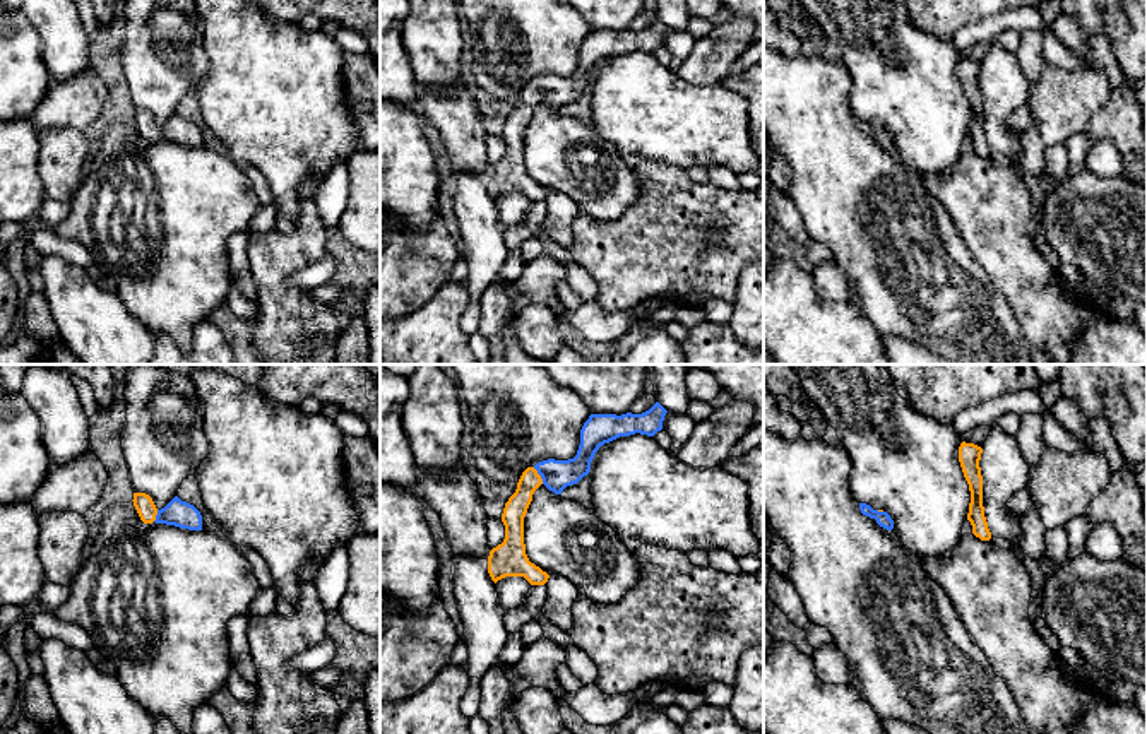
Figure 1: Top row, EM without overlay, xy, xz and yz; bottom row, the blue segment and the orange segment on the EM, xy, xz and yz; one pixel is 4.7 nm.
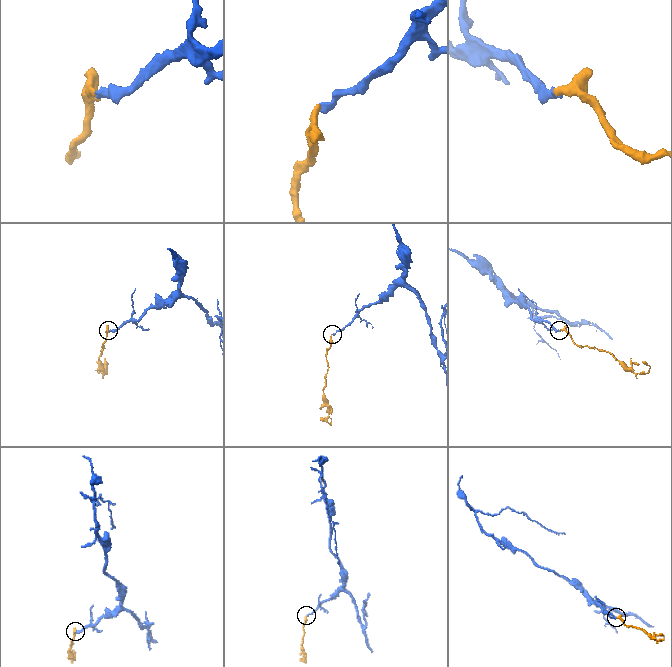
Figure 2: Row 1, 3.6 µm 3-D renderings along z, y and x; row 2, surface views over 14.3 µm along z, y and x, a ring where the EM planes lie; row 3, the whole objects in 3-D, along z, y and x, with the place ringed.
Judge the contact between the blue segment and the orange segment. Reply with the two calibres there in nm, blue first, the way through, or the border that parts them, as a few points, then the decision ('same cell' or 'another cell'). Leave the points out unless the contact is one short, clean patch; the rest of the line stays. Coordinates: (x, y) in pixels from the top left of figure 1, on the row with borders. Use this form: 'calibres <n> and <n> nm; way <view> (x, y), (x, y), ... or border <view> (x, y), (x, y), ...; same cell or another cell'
calibres 140 and 110 nm; way xz (557, 474), (540, 474), (526, 488), (516, 509); same cell

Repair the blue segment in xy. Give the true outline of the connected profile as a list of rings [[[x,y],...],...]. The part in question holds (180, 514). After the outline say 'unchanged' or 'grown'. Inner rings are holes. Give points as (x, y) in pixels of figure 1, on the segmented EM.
[[[134,493],[134,506],[144,524],[166,524],[188,530],[202,530],[200,512],[175,496],[164,508],[157,510],[152,498],[146,493]]]; grown

